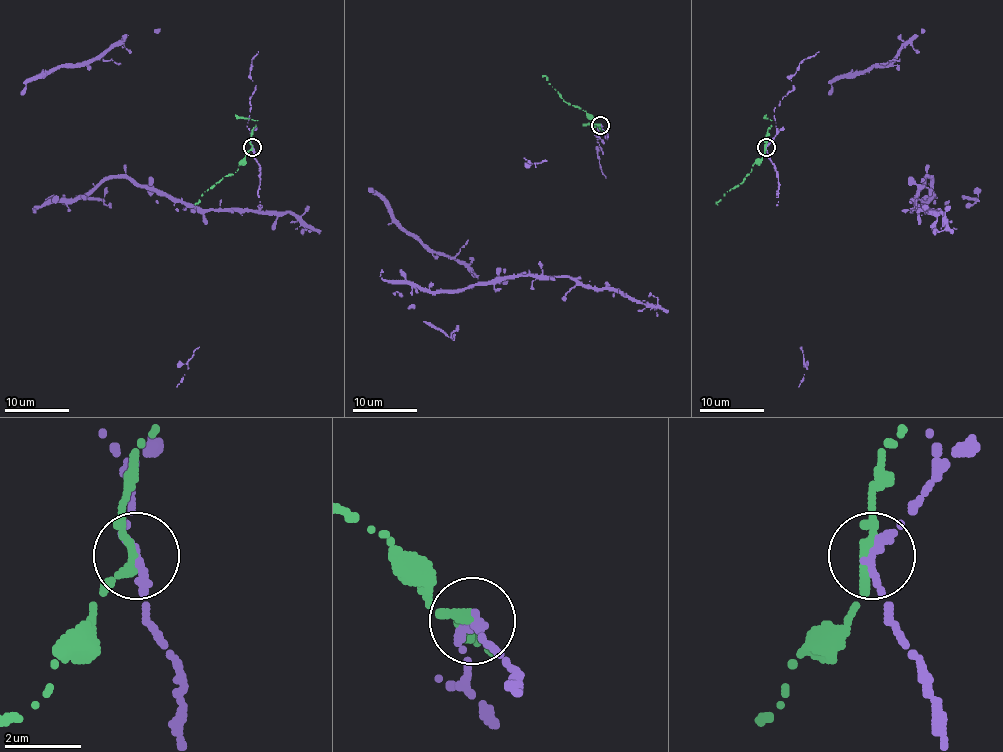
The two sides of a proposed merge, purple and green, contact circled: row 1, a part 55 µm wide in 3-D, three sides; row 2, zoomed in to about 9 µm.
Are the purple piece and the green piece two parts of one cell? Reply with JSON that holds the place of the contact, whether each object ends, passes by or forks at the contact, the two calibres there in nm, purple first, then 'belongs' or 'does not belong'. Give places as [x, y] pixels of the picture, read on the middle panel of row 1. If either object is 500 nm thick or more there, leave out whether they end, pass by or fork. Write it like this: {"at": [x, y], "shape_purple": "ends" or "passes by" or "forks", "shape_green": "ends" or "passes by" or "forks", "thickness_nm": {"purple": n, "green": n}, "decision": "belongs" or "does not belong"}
{"at": [600, 125], "shape_purple": "ends", "shape_green": "ends", "thickness_nm": {"purple": 320, "green": 340}, "decision": "does not belong"}

